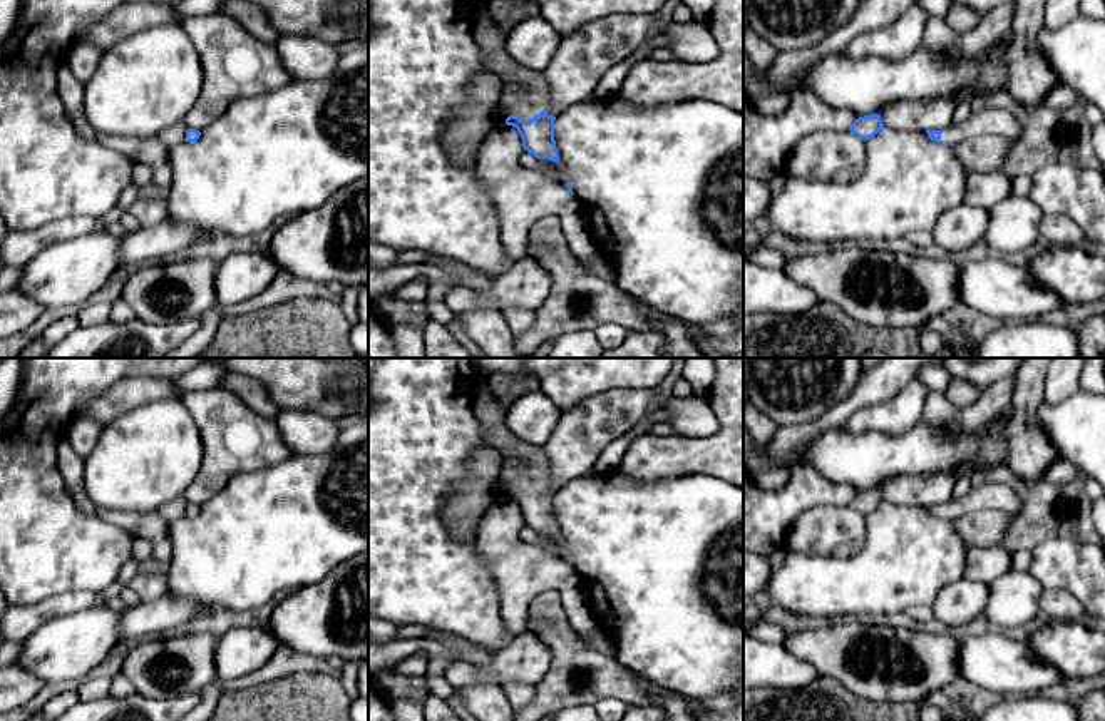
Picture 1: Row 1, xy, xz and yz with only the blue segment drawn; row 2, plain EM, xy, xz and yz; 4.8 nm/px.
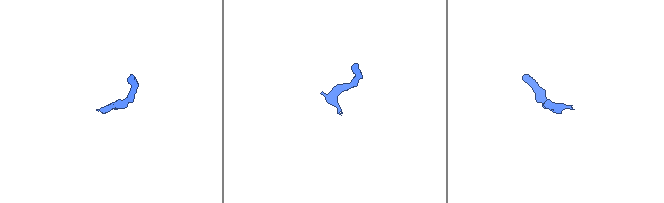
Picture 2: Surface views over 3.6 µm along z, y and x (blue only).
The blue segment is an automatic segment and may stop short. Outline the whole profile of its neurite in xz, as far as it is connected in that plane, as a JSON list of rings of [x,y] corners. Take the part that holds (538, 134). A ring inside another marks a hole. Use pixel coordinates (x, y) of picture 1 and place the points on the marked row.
[[[542,110],[529,120],[509,115],[506,124],[517,129],[524,151],[537,159],[558,162],[559,152],[554,141],[554,120],[554,115]]]

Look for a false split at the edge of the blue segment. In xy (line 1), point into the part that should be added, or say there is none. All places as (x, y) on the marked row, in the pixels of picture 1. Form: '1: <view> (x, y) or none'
1: none

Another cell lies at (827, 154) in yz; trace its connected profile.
[[[820,130],[802,137],[789,154],[790,177],[830,181],[866,167],[866,141],[851,130]]]

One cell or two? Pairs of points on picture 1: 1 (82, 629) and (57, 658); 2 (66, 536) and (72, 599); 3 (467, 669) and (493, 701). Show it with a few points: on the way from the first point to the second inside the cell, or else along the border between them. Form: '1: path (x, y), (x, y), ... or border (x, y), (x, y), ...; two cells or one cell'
1: path (79, 636), (64, 651); one cell
2: border (97, 594), (62, 591), (34, 603); two cells
3: border (503, 688), (493, 683), (471, 683), (456, 690); two cells

